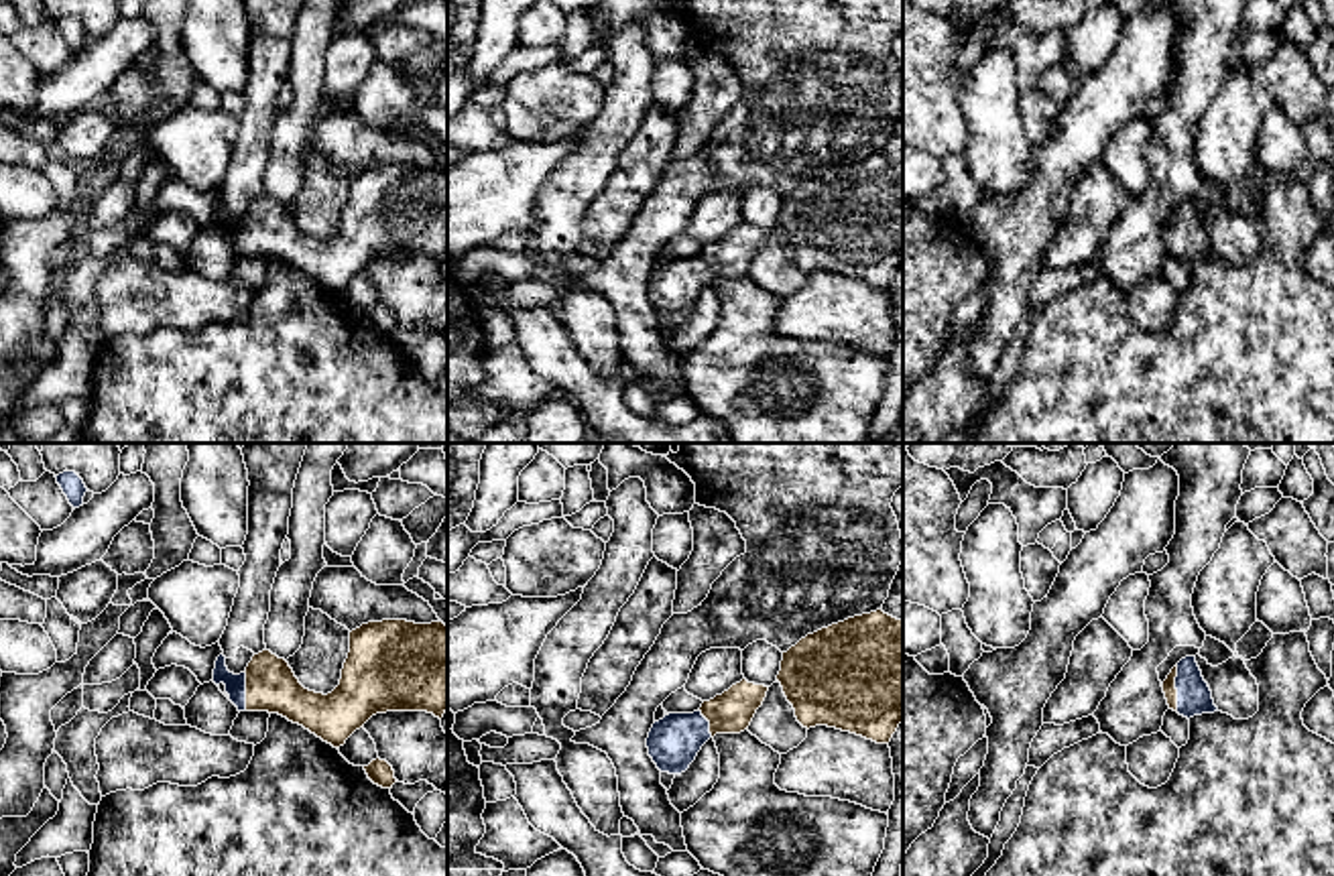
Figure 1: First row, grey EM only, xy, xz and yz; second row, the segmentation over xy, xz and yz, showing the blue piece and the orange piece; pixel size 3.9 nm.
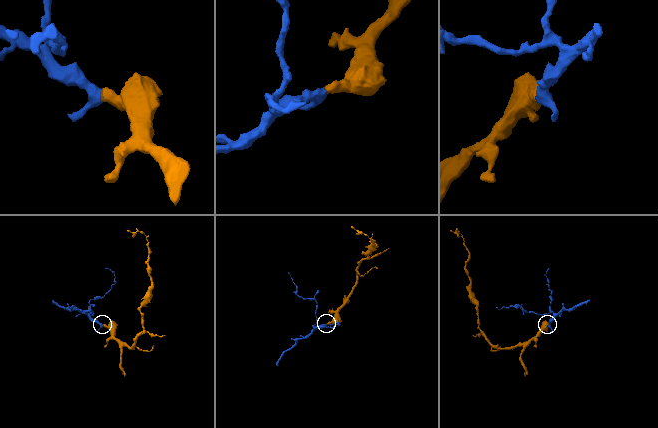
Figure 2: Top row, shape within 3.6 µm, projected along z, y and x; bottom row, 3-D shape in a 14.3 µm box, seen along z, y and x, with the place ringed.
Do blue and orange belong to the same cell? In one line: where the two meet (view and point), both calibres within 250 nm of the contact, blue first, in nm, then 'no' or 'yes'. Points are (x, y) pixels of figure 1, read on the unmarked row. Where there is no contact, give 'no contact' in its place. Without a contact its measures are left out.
contact yz (1176, 232); calibres 140 and 50 nm; yes

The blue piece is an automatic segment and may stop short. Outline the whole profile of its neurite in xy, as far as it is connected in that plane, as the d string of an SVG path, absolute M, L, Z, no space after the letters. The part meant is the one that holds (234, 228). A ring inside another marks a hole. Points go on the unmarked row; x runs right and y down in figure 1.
M407 165L362 169L350 177L350 197L340 230L327 240L305 234L289 207L270 195L254 199L240 220L230 217L226 201L220 199L214 228L226 230L226 238L238 256L279 258L340 293L376 258L427 256L443 262L447 256L447 171L443 167L415 169Z

